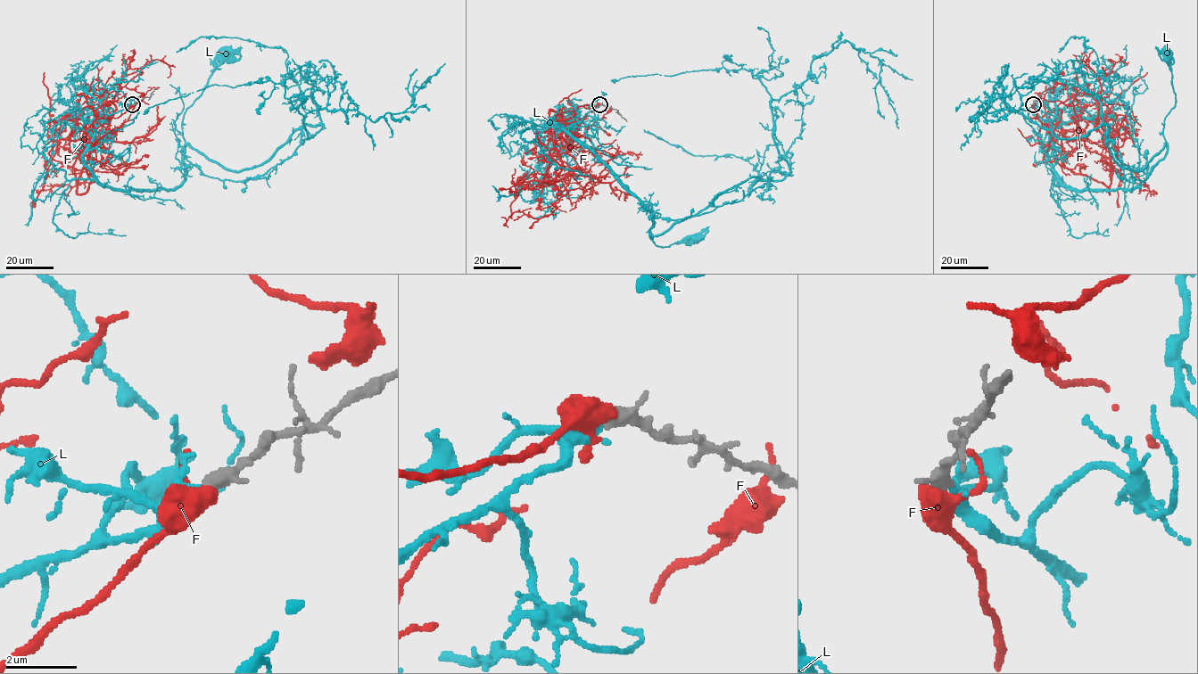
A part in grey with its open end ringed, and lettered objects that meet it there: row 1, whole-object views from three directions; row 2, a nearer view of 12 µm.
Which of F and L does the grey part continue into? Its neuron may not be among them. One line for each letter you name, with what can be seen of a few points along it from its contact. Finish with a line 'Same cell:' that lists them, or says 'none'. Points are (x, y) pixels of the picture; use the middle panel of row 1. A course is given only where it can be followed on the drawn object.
L: course (599, 104), (573, 125), (551, 119), (590, 148), (642, 204), (651, 216), (649, 235), (656, 245), (694, 238)
Same cell: L

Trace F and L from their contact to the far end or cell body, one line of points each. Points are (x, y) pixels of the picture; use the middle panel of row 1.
F: (600, 103), (564, 110), (544, 147), (546, 176), (533, 188), (615, 155), (633, 152), (634, 159)
L: (599, 104), (573, 125), (551, 119), (590, 148), (642, 204), (651, 216), (649, 235), (656, 245), (694, 238)

